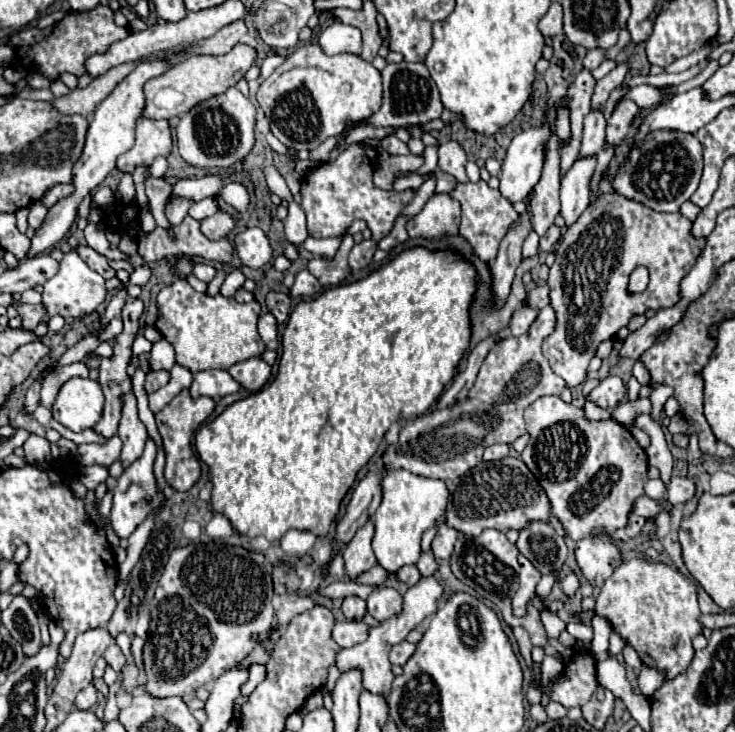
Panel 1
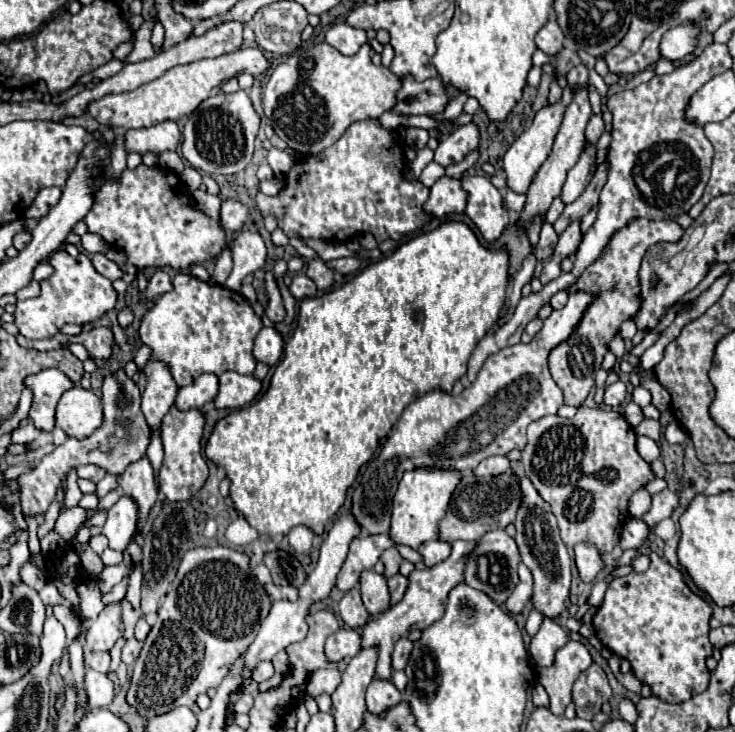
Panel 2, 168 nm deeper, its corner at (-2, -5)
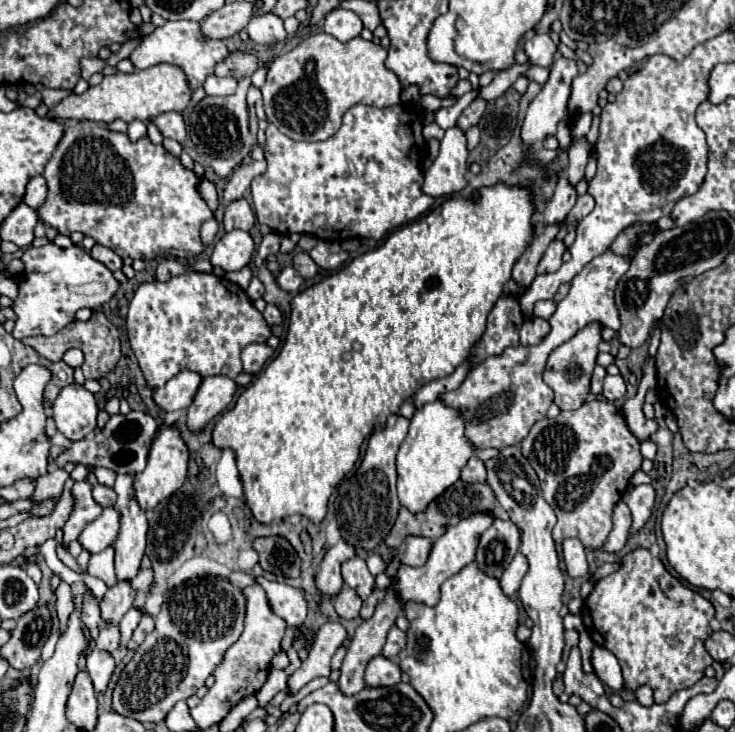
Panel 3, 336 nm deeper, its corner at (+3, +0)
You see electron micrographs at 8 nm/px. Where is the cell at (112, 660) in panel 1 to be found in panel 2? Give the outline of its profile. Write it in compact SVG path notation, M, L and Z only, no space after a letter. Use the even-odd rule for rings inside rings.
M130 638L130 640L126 642L124 650L122 650L122 660L124 660L126 664L132 664L132 662L138 658L140 650L142 650L142 642L136 640L136 638Z

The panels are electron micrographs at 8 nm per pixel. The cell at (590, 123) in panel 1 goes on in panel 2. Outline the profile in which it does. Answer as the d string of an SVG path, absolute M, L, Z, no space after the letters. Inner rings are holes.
M586 146L580 160L576 162L576 166L568 170L568 178L566 178L566 182L562 186L562 194L560 194L564 204L572 204L586 190L588 182L592 180L594 170L596 170L594 154L596 154L596 148Z

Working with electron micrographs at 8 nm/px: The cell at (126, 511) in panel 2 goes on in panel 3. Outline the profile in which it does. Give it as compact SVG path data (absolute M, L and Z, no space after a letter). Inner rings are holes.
M105 507L103 513L83 529L83 533L79 535L79 543L89 553L101 553L115 541L119 525L121 525L119 511L115 507Z

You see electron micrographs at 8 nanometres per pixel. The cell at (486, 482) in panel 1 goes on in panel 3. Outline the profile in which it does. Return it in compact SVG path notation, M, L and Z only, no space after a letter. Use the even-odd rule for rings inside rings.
M459 479L455 485L451 485L451 487L443 493L443 497L439 495L439 497L427 507L427 515L425 515L425 513L411 515L407 509L401 509L401 511L399 511L399 517L397 517L397 521L395 521L395 525L393 525L391 533L389 533L389 537L385 539L385 545L391 547L391 549L397 549L397 547L403 543L403 539L409 537L409 535L423 535L423 537L429 537L429 539L435 541L435 539L439 539L439 537L447 531L449 525L457 525L459 521L471 517L473 513L493 515L493 511L495 511L495 501L497 501L497 499L495 499L495 493L493 493L493 489L489 487L487 481L485 481L485 483L467 483L467 485L465 485L465 481Z

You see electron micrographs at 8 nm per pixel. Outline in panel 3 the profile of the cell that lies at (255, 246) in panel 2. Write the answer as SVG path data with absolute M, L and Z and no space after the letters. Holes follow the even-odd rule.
M235 229L221 237L221 241L217 243L217 247L211 255L211 263L219 265L227 273L239 271L245 265L249 265L253 251L255 251L255 243L253 243L251 235L247 231Z

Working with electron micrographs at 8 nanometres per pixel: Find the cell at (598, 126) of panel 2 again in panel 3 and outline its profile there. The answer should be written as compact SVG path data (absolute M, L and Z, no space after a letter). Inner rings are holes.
M585 137L577 139L571 143L569 147L569 167L567 167L567 175L571 185L577 185L583 179L585 167L589 161L589 143Z

